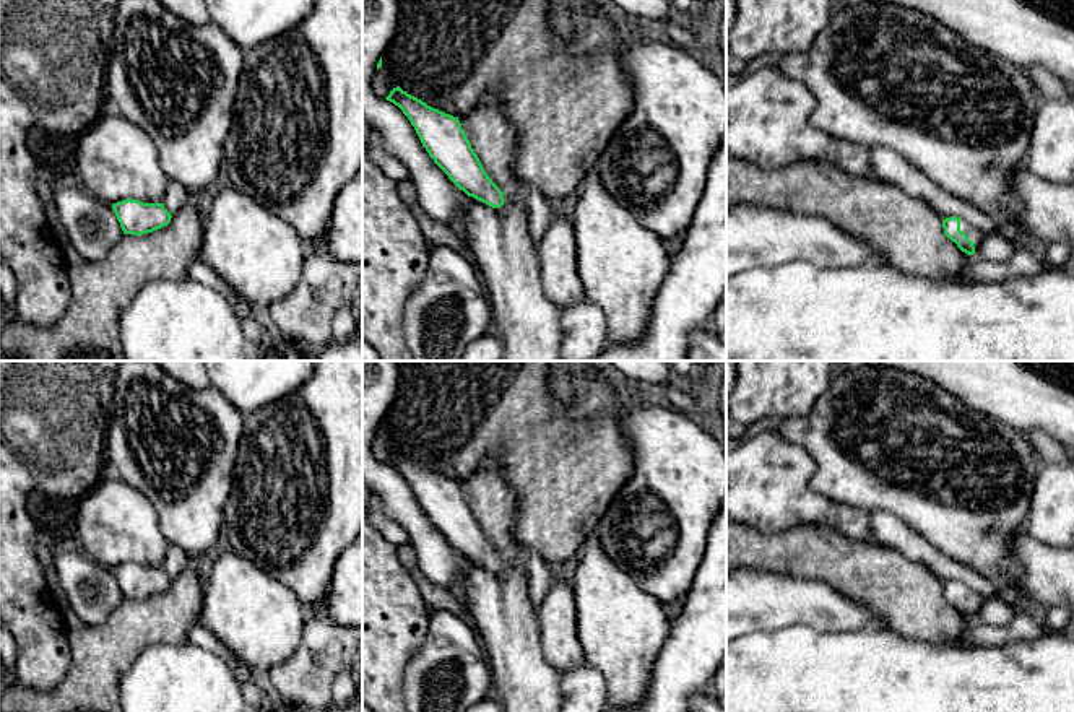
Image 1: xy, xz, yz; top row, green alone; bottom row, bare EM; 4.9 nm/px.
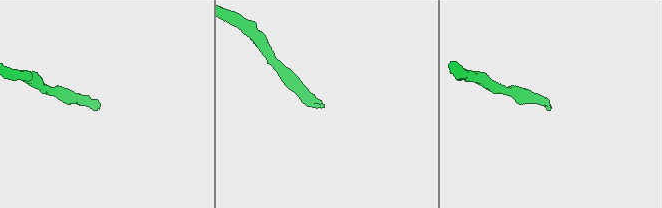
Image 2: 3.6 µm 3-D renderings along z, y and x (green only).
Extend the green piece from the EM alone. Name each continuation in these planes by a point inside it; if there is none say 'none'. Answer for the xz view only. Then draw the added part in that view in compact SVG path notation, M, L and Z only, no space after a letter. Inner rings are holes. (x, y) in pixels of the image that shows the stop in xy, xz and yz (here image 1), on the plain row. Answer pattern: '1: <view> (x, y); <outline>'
none

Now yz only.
1: yz (975, 599); M960 584L960 595L973 606L977 616L986 598L965 584Z

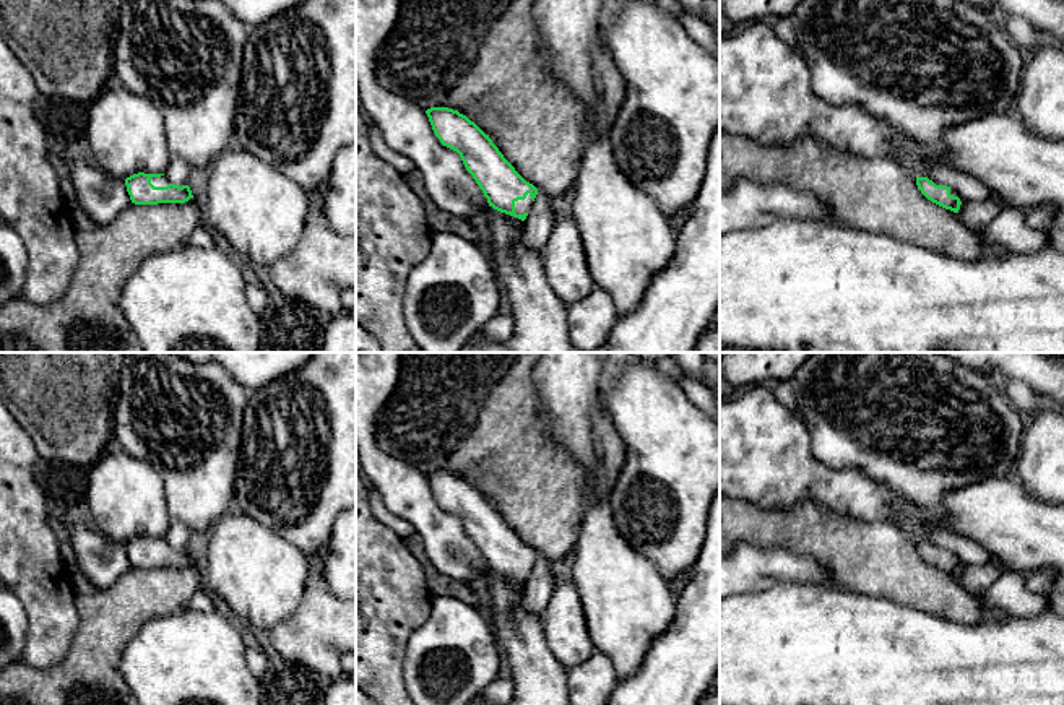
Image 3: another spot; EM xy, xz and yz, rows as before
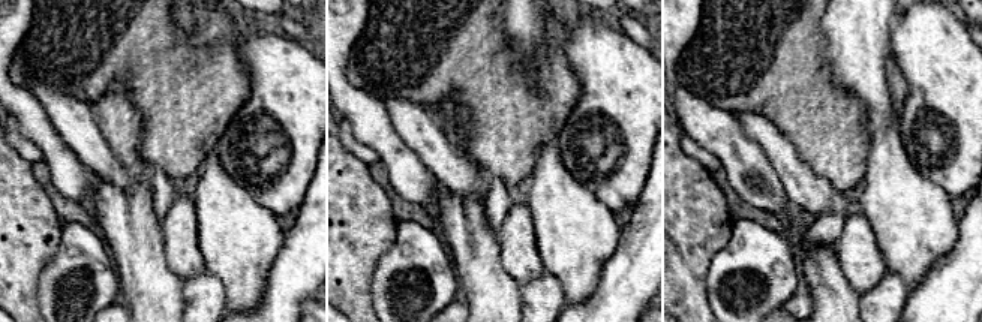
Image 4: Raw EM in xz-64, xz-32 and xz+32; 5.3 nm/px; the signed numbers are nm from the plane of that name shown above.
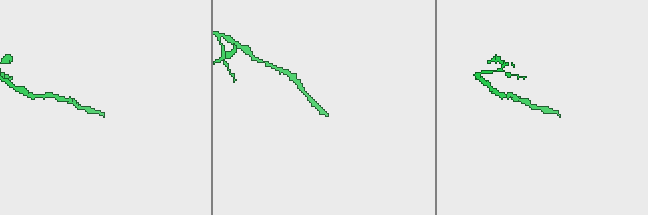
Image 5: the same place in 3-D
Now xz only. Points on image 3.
1: xz (525, 569); M528 557L525 564L515 565L515 577L517 578L530 577L531 570L533 570L533 564L531 564L531 560Z

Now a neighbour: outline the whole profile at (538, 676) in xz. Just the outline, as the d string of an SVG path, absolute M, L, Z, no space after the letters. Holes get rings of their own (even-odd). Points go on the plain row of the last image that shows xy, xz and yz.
M489 570L481 593L513 681L508 705L570 705L569 671L549 650L539 616L521 608L523 585Z

